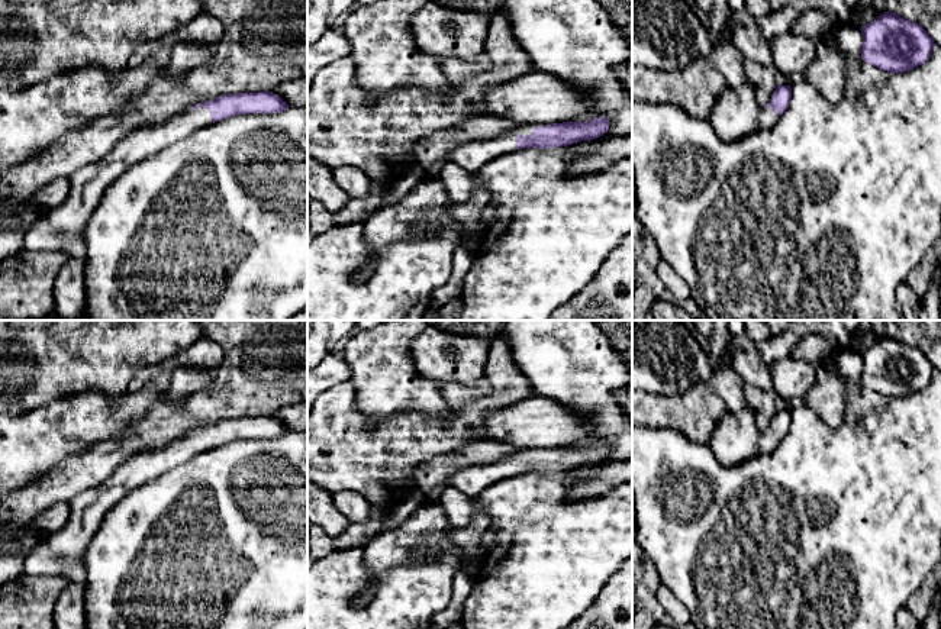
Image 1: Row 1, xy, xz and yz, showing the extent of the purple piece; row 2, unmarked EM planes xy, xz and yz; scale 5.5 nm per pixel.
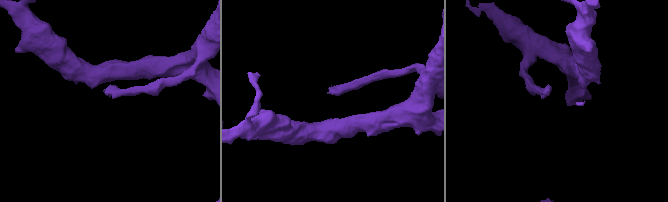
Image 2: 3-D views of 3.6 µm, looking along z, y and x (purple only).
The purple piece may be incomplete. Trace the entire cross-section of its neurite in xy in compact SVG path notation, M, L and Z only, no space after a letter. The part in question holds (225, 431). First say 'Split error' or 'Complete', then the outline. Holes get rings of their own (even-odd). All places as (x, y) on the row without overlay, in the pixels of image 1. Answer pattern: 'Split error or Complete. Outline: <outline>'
Split error. Outline: M273 416L236 417L223 419L210 426L203 426L173 441L161 449L146 451L126 461L112 477L101 486L87 490L71 500L71 512L67 525L48 535L29 555L25 558L23 571L32 577L59 575L68 580L68 587L57 600L54 609L55 629L86 629L84 626L84 590L86 590L86 549L99 529L106 512L126 496L130 490L171 471L173 468L187 462L194 455L235 439L248 438L277 438L286 435L287 428Z

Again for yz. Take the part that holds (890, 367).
Complete. Outline: M884 336L861 354L861 383L890 399L909 396L931 381L934 365L918 348Z

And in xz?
Split error. Outline: M606 442L589 446L518 448L507 457L489 465L467 467L449 478L449 487L476 497L502 478L522 472L557 472L590 465L609 455Z

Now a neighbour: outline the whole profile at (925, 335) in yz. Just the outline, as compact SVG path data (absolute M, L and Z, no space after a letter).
M861 320L858 330L883 338L893 336L918 348L941 371L941 320Z

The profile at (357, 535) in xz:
M373 507L365 522L349 523L347 530L335 538L333 549L344 551L348 548L361 549L370 539L373 539L383 528L384 520L393 513L391 507Z

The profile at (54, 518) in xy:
M57 501L38 513L33 519L32 523L42 529L46 533L55 533L61 530L68 519L70 519L70 512L71 512L71 501Z

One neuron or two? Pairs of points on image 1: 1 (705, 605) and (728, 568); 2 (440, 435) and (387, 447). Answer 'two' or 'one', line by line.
1: one
2: one

